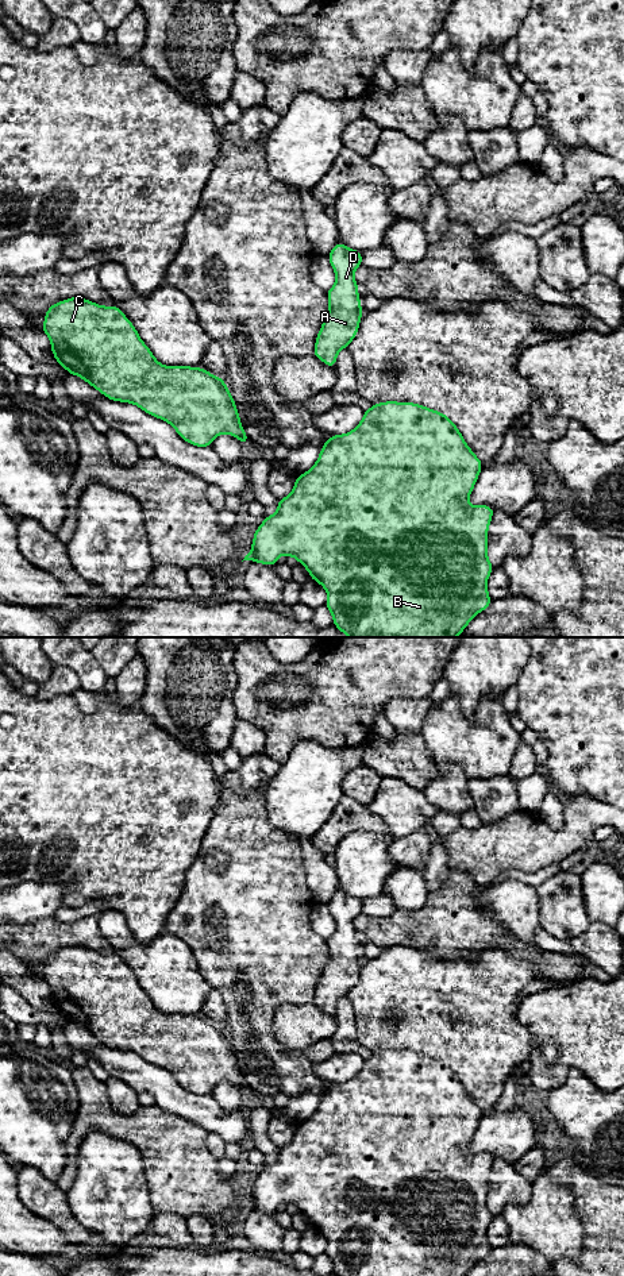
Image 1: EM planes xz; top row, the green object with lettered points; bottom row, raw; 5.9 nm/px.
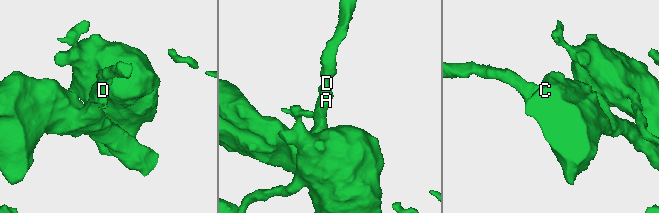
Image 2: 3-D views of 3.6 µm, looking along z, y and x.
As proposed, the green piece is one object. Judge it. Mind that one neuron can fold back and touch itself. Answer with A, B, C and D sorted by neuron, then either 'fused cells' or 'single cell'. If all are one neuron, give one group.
A B C D | single cell

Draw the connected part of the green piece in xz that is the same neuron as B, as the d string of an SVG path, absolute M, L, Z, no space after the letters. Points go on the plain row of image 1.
M409 1049L371 1053L353 1079L330 1084L312 1117L296 1125L292 1141L278 1148L277 1160L266 1164L257 1176L251 1199L243 1208L274 1214L281 1203L296 1206L308 1218L311 1227L326 1237L328 1246L324 1253L336 1276L466 1276L475 1262L492 1252L486 1230L494 1215L488 1207L488 1176L494 1157L467 1150L482 1114L447 1063Z

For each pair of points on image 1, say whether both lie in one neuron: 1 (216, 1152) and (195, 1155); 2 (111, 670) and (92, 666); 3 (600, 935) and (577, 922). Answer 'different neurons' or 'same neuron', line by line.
1: different neurons
2: different neurons
3: different neurons

